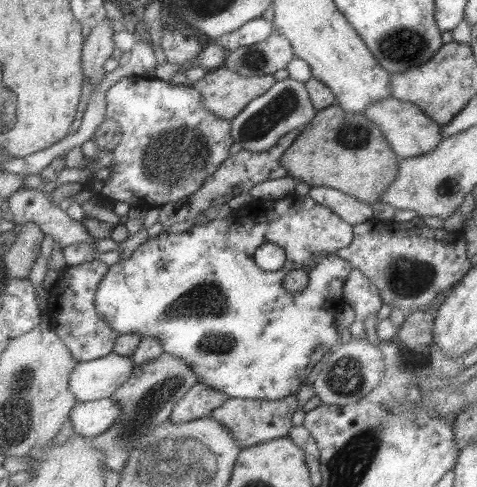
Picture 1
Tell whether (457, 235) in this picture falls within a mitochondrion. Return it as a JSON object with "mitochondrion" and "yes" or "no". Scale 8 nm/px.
{"mitochondrion":"no"}

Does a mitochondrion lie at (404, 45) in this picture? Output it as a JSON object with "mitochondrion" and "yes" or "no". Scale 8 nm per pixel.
{"mitochondrion":"yes"}

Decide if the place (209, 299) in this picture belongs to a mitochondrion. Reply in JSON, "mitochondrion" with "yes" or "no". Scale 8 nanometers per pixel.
{"mitochondrion":"yes"}

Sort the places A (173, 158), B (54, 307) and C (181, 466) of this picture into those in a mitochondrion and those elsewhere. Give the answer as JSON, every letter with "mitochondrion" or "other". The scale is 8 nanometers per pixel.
{"A":"mitochondrion","B":"other","C":"mitochondrion"}

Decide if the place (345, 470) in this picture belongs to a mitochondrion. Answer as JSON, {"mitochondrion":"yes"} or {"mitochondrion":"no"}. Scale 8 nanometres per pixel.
{"mitochondrion":"yes"}

